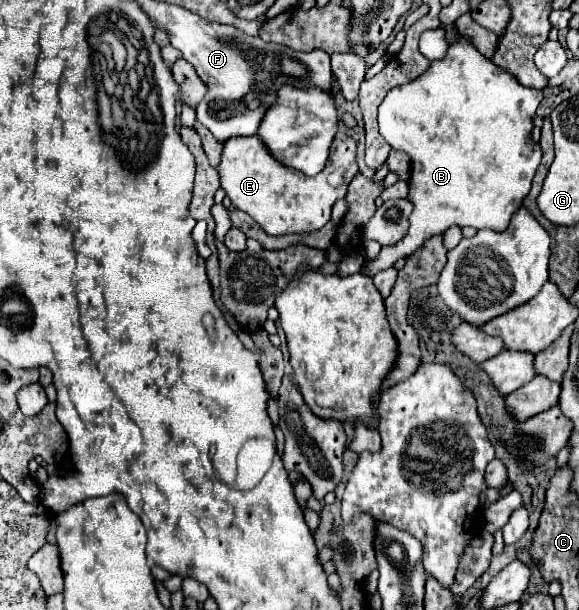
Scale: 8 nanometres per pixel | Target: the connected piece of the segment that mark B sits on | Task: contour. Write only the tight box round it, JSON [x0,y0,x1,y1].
[366,34,542,276]

